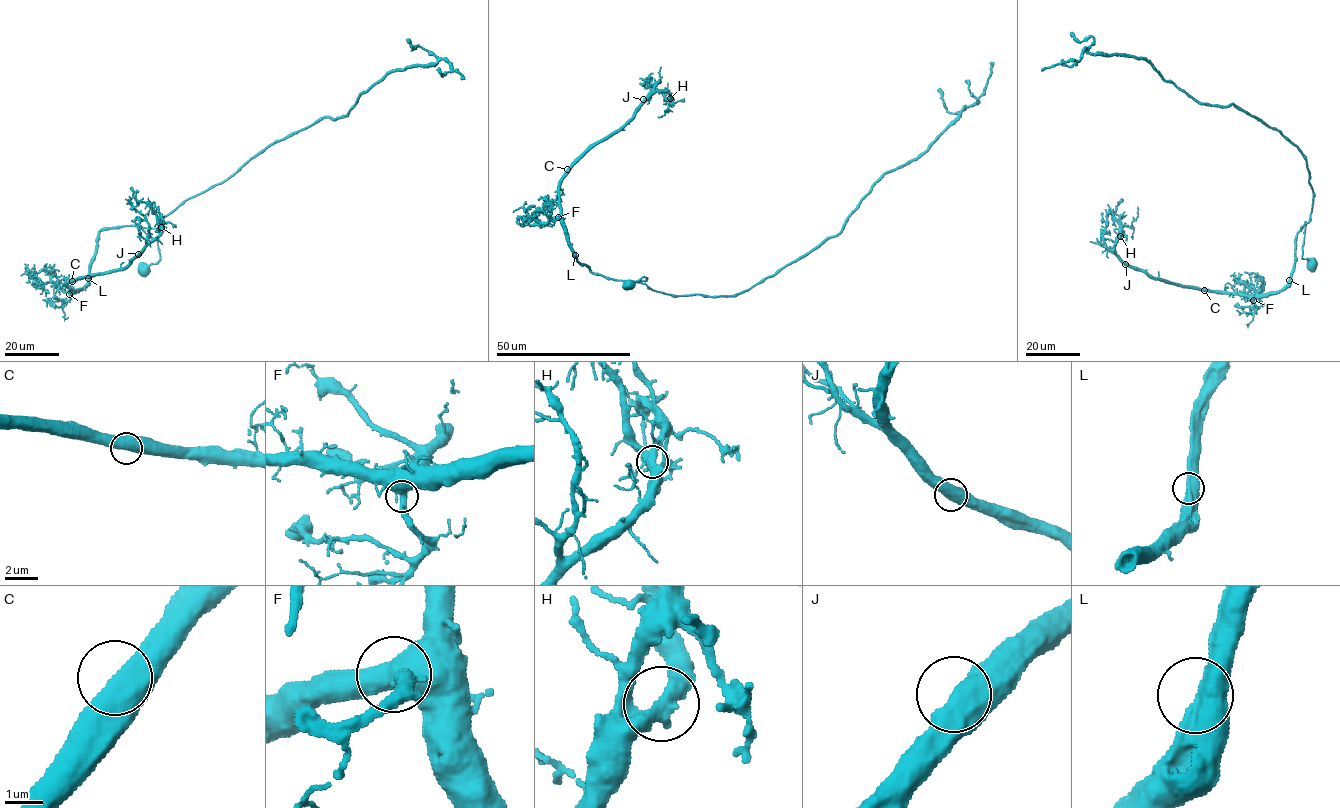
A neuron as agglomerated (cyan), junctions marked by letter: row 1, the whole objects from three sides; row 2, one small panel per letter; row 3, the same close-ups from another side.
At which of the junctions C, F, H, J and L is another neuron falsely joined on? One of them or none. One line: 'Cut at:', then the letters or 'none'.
Cut at: none

